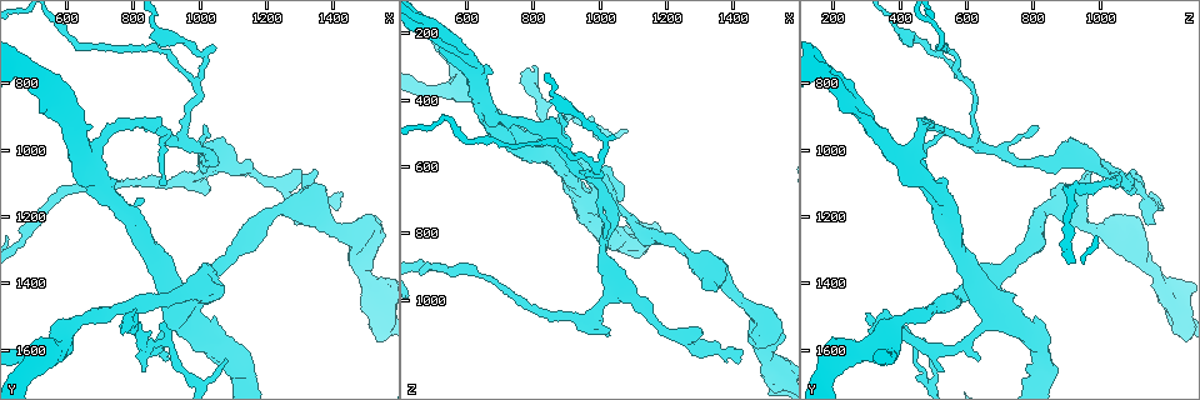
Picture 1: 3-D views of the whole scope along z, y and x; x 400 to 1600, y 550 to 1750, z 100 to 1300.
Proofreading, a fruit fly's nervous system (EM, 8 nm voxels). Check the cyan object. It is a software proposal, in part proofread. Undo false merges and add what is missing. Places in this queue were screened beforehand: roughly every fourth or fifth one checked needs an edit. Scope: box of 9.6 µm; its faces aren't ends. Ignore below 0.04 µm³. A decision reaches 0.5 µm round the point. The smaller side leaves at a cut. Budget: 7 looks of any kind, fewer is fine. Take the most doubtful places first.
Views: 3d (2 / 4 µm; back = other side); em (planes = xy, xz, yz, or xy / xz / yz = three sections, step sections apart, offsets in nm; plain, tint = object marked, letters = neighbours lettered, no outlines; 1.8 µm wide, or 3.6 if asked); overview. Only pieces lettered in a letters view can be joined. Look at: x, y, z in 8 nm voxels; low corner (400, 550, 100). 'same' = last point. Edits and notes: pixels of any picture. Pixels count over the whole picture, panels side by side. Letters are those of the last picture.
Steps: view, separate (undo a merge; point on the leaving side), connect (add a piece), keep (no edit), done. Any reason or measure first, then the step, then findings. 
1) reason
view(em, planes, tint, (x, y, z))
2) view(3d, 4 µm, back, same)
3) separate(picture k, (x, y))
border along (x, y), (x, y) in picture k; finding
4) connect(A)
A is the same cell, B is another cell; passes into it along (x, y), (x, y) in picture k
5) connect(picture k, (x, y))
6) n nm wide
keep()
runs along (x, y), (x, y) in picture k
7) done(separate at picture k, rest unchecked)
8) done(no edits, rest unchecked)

sharp bend
view(3d, 2 µm, (950, 1450, 690))

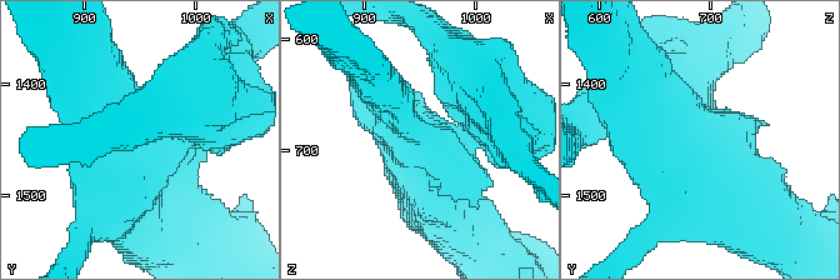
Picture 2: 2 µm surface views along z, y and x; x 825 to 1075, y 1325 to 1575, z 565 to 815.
view(em, planes, tint, (950, 1458, 692))

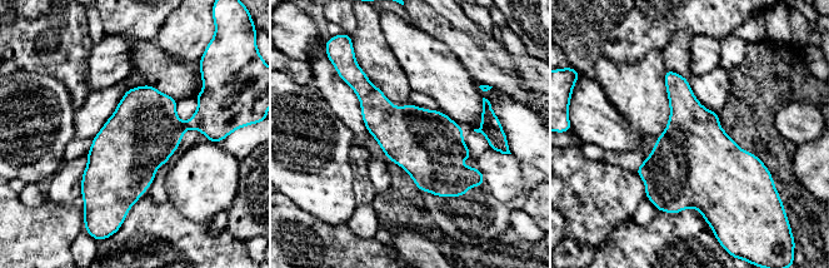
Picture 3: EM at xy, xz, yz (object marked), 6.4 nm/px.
view(em, planes, letters, same)

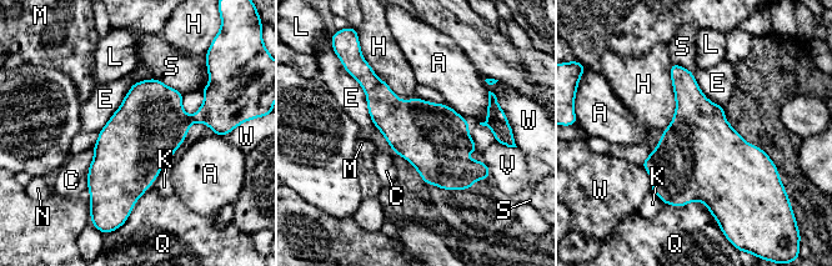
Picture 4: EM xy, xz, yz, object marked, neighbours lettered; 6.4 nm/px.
keep()
A, C, E, H, K, L, M, N, Q, S, V and W are other cells; all the same cell

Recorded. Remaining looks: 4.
branch stops here
view(em, xy, step 16, tint, (1340, 1060, 960))

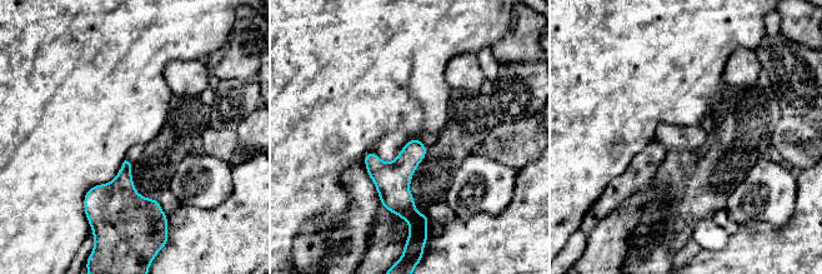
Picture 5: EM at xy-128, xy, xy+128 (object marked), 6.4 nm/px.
cut it another way
view(em, planes, letters, same)

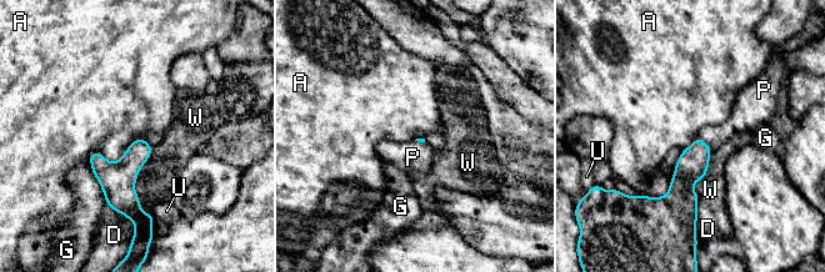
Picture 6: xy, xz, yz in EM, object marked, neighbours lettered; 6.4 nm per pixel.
W touches over 380 nm
connect(P)
P is the same cell, A, D, G, U and W are other cells; passes into it along (691, 166), (705, 142), (738, 121) in picture 6; the cell continues

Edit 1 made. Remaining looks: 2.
done(connect at picture 6, rest unchecked)

